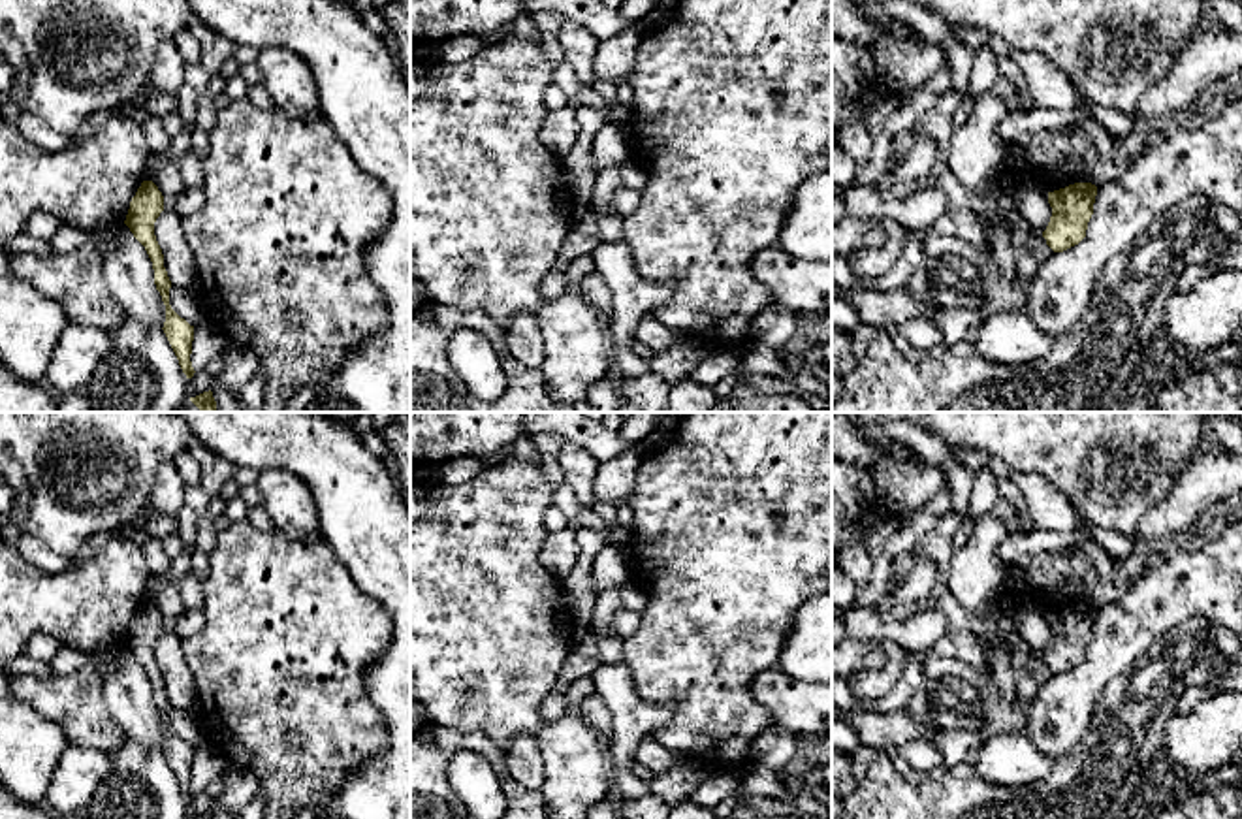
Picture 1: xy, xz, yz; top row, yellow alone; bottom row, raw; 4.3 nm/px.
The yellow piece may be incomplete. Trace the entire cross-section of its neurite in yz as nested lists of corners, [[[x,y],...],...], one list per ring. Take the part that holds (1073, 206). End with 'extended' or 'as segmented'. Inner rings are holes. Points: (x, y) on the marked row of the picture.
[[[1075,183],[1048,192],[1052,217],[1043,237],[1054,252],[1063,252],[1086,237],[1095,196],[1097,186],[1091,183]]]; as segmented

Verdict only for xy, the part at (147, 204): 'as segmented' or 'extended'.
as segmented

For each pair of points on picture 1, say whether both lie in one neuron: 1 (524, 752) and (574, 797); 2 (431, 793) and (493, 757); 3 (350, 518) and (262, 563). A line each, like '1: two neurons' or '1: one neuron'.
1: two neurons
2: one neuron
3: two neurons

